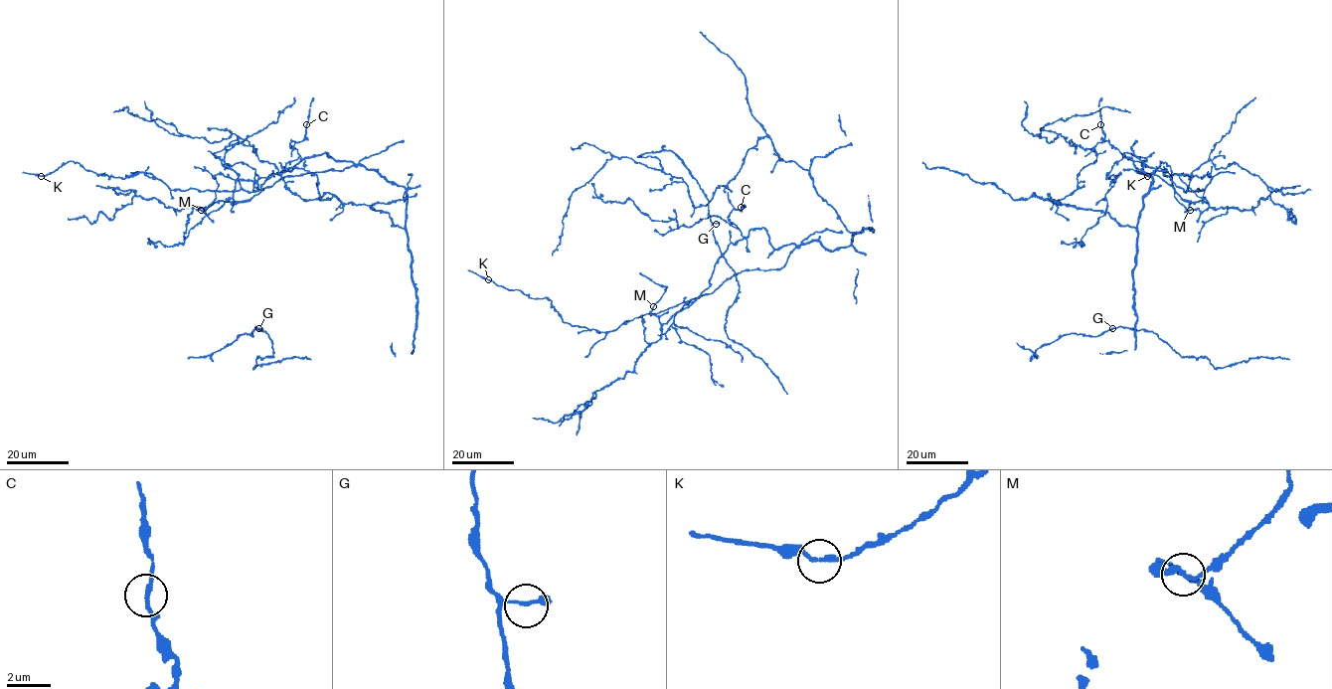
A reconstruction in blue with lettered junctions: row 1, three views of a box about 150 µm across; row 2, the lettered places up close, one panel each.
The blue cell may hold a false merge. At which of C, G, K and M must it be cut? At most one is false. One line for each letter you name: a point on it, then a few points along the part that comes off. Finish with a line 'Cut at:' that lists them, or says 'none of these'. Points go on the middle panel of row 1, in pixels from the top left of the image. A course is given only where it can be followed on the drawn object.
Cut at: none of these

